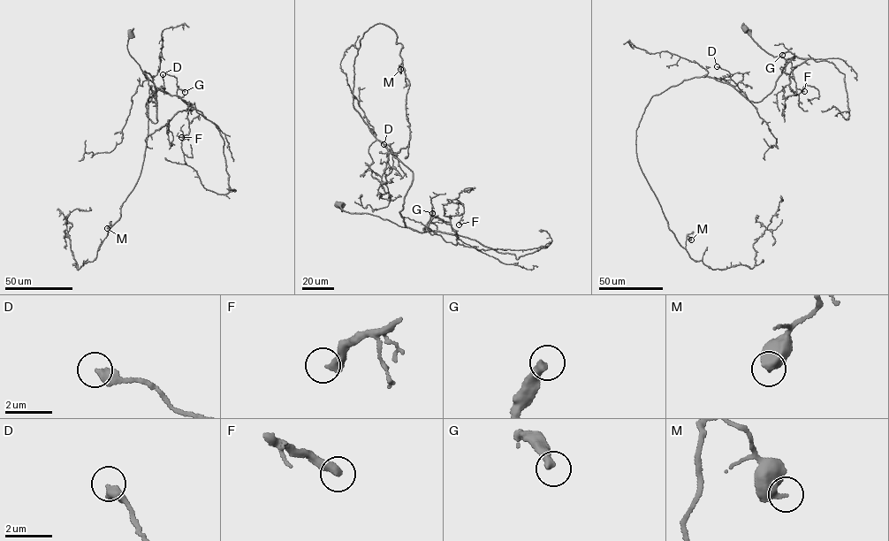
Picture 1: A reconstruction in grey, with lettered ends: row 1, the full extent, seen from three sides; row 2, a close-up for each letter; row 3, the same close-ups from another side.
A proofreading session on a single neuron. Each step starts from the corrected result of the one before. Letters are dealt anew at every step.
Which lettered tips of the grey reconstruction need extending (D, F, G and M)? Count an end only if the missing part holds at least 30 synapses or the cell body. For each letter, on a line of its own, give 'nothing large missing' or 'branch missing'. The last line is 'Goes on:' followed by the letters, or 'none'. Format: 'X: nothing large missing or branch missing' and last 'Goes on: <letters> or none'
D: nothing large missing
F: nothing large missing
G: branch missing
M: nothing large missing
Goes on: G

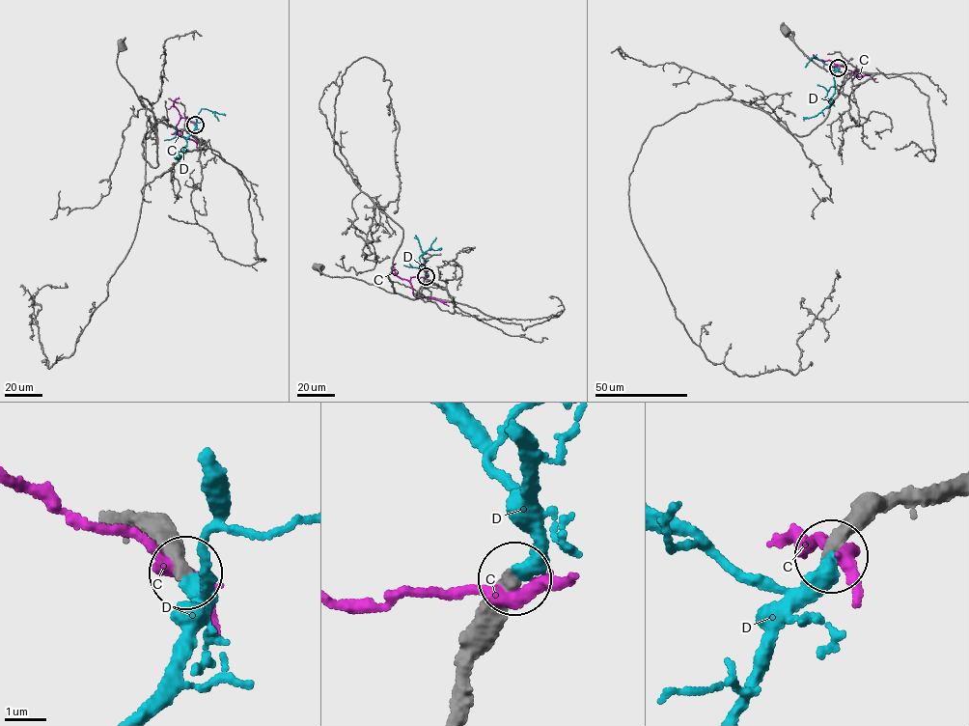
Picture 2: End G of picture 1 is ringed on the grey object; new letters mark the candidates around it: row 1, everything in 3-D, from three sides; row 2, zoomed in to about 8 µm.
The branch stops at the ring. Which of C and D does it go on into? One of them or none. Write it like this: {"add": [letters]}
{"add": ["D"]}

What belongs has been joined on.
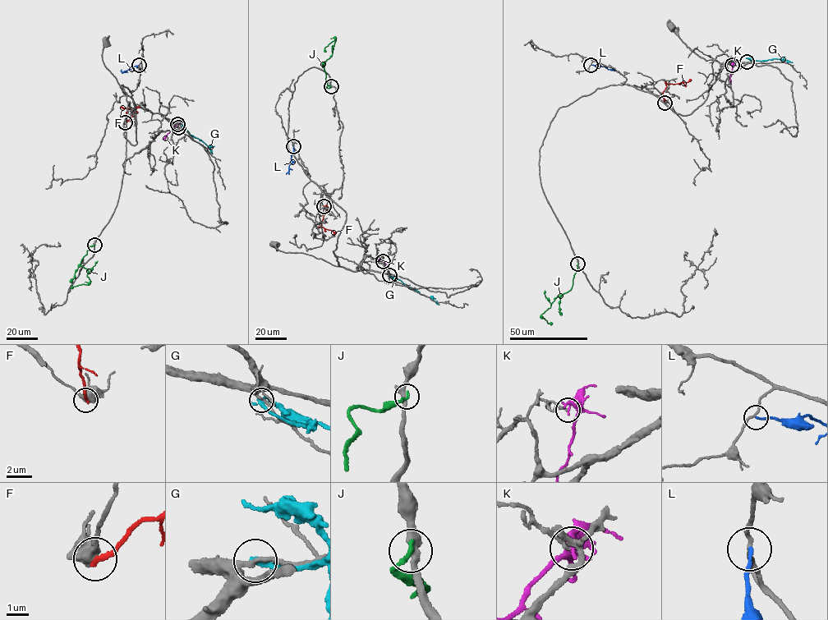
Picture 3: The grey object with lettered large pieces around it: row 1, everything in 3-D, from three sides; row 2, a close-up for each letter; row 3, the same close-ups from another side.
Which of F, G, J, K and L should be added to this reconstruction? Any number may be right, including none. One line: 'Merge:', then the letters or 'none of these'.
Merge: none of these

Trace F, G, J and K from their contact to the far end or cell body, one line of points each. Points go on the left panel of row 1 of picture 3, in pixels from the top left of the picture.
F: (125, 122), (131, 119), (135, 108), (126, 107), (136, 112)
G: (178, 127), (186, 128), (190, 135), (200, 140), (209, 146), (213, 153)
J: (94, 245), (88, 246), (87, 254), (80, 264), (87, 269), (87, 277), (91, 282), (71, 288)
K: (177, 124), (163, 139)

